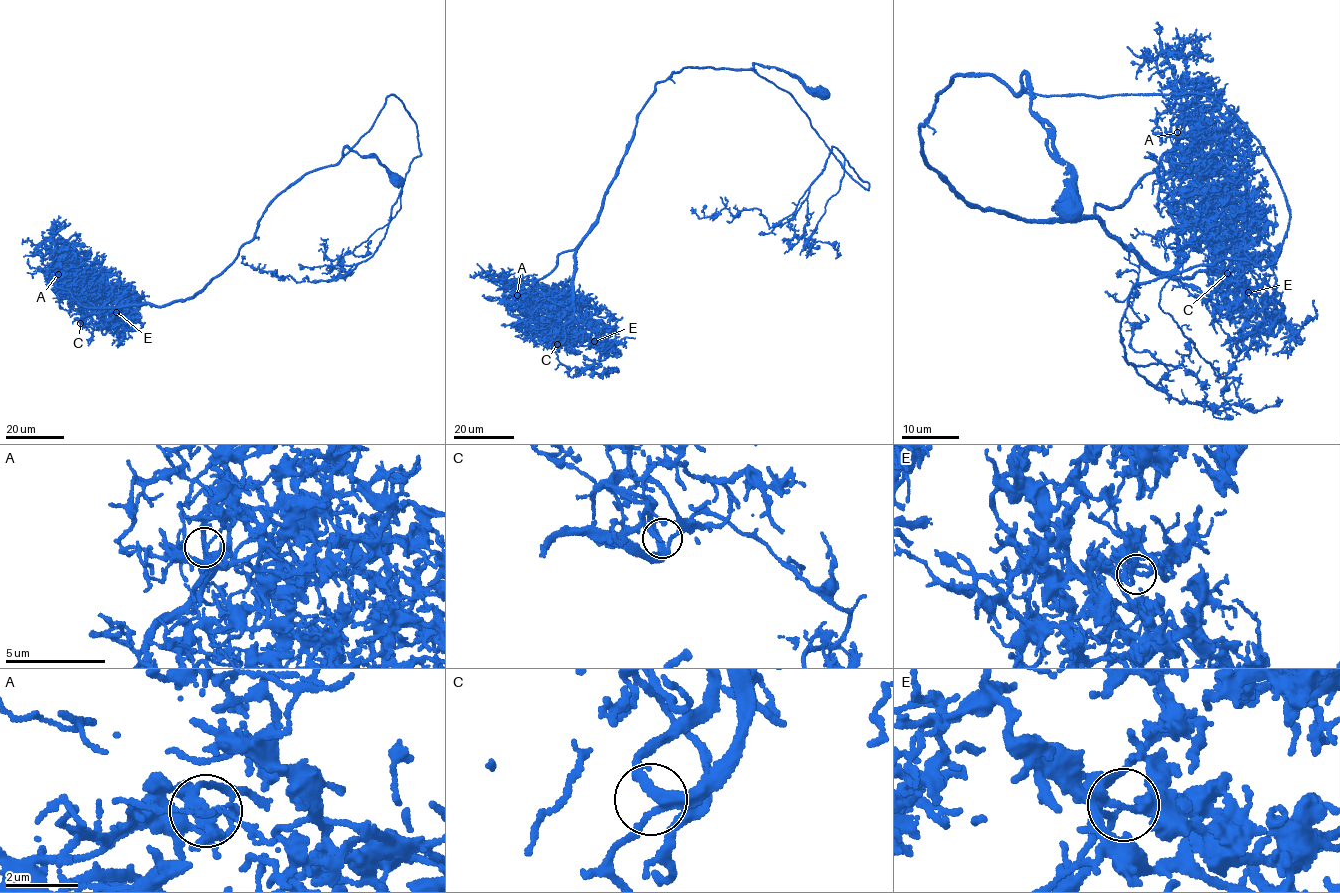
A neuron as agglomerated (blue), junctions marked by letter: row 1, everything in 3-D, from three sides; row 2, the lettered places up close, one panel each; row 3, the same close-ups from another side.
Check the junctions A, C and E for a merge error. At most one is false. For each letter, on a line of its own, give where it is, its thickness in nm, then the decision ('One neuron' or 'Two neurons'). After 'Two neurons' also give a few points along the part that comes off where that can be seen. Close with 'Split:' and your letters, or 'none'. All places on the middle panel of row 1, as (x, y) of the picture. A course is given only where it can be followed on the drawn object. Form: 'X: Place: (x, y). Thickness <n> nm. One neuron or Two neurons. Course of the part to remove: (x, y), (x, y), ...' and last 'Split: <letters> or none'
A: Place: (517, 295). Thickness 240 nm. One neuron
C: Place: (557, 344). Thickness 220 nm. One neuron
E: Place: (594, 341). Thickness 220 nm. One neuron
Split: none

